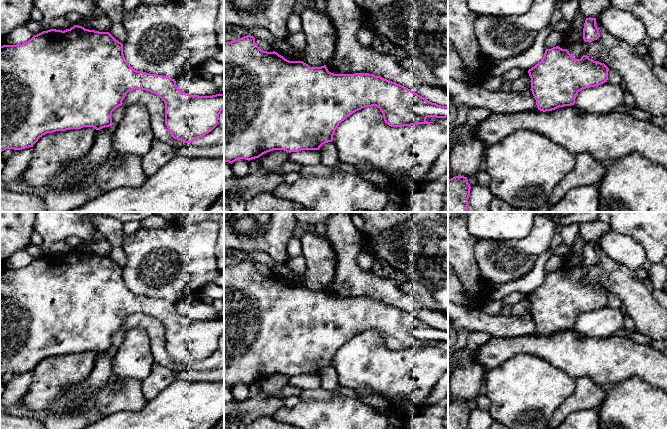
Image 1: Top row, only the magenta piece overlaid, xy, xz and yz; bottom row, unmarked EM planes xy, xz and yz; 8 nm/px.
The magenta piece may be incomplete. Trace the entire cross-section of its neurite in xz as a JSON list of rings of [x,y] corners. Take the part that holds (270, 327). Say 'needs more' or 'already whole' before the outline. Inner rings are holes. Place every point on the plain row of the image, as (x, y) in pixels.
already whole | [[[251,259],[244,260],[231,266],[224,265],[224,386],[233,387],[240,383],[252,384],[273,374],[284,374],[286,376],[299,376],[301,374],[319,374],[320,371],[333,365],[333,359],[339,348],[347,341],[365,331],[376,330],[383,338],[386,348],[391,351],[404,351],[418,348],[430,348],[427,341],[448,342],[448,331],[432,327],[410,313],[369,297],[334,298],[328,295],[326,289],[321,291],[310,291],[303,285],[289,285],[277,276],[261,274]]]

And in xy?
already whole | [[[74,249],[70,253],[66,253],[64,255],[56,253],[43,255],[34,259],[30,264],[22,268],[0,270],[0,378],[6,373],[22,374],[33,371],[38,363],[47,357],[66,355],[70,353],[81,353],[83,351],[93,351],[96,354],[100,354],[102,352],[112,350],[112,336],[119,330],[122,330],[122,325],[125,319],[135,313],[142,313],[154,317],[164,325],[165,348],[168,355],[174,363],[181,364],[185,367],[191,367],[192,365],[211,356],[217,350],[219,338],[224,333],[224,318],[219,317],[212,320],[190,319],[181,315],[177,311],[175,303],[133,293],[124,281],[123,268],[116,264],[109,256],[99,256],[85,253],[79,249]]]

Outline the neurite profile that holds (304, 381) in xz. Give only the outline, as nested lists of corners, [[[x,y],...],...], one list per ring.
[[[301,374],[289,377],[288,384],[304,390],[317,390],[321,387],[319,374]]]

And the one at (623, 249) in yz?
[[[613,229],[601,236],[597,243],[606,255],[634,272],[647,260],[644,248],[637,241]]]

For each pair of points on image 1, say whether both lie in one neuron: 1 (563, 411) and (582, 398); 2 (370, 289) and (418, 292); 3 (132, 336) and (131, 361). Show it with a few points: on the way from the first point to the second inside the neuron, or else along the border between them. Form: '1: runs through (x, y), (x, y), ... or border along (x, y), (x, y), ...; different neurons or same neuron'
1: runs through (568, 406), (577, 401); same neuron
2: border along (399, 289), (413, 296), (422, 304); different neurons
3: runs through (132, 342), (132, 355); same neuron

